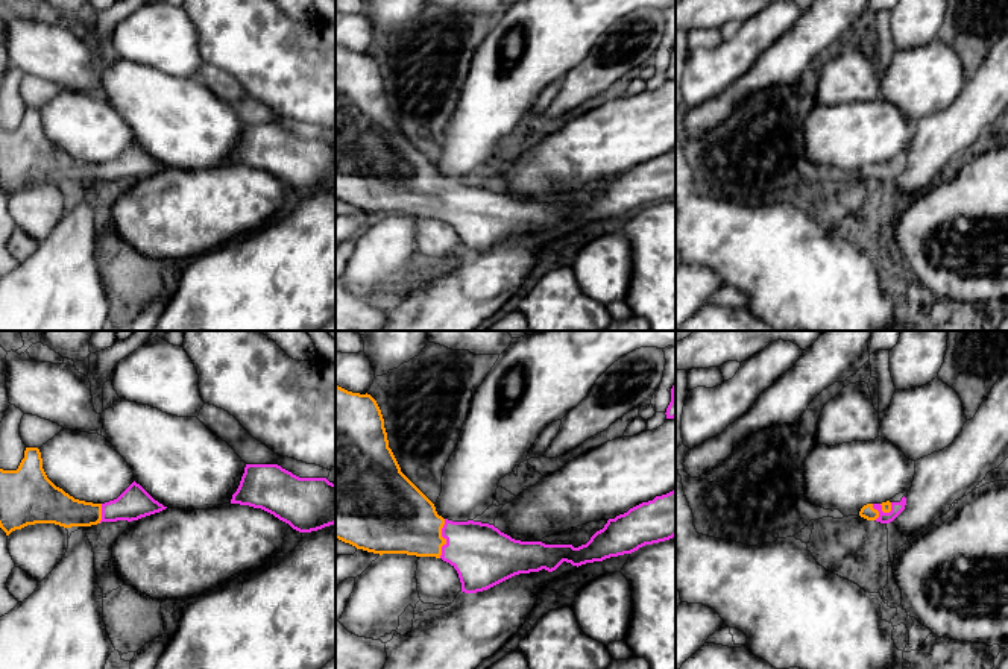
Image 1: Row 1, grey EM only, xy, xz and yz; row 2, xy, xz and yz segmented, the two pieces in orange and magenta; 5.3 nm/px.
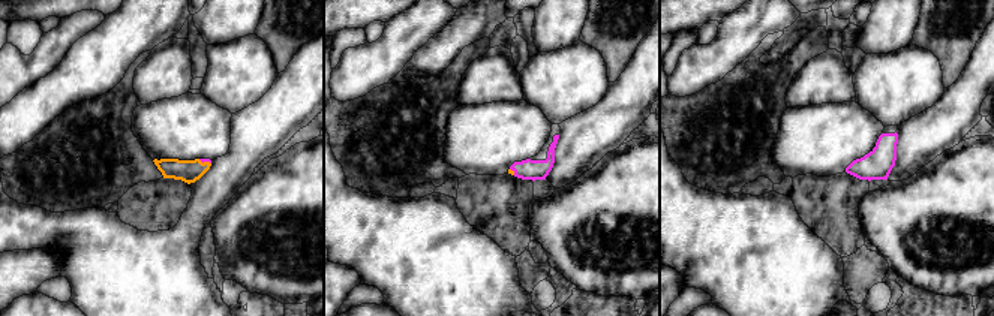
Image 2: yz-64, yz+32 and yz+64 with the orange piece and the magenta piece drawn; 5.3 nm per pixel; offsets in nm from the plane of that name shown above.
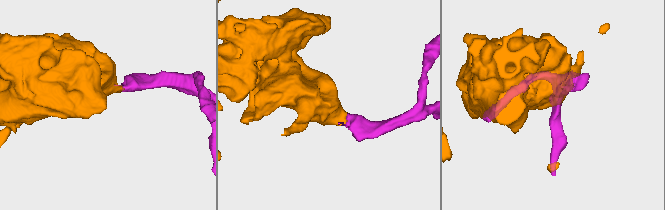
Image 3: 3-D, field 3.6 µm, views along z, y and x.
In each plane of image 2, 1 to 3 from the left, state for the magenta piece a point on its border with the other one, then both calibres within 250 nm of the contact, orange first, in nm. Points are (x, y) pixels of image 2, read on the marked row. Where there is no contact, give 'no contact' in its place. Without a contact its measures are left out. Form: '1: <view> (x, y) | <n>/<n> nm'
1: yz-64 (204, 162) | 120/20 nm
2: yz+32 (511, 171) | 20/110 nm
3: no contact

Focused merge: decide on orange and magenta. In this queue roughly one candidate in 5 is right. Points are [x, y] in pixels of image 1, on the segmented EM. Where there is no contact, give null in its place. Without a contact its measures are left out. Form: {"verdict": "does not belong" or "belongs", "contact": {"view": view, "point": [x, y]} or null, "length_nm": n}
{"verdict": "belongs", "contact": {"view": "xz", "point": [444, 539]}, "length_nm": 220}

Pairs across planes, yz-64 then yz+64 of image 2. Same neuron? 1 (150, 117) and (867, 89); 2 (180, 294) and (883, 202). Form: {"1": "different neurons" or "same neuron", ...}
{"1": "different neurons", "2": "different neurons"}

